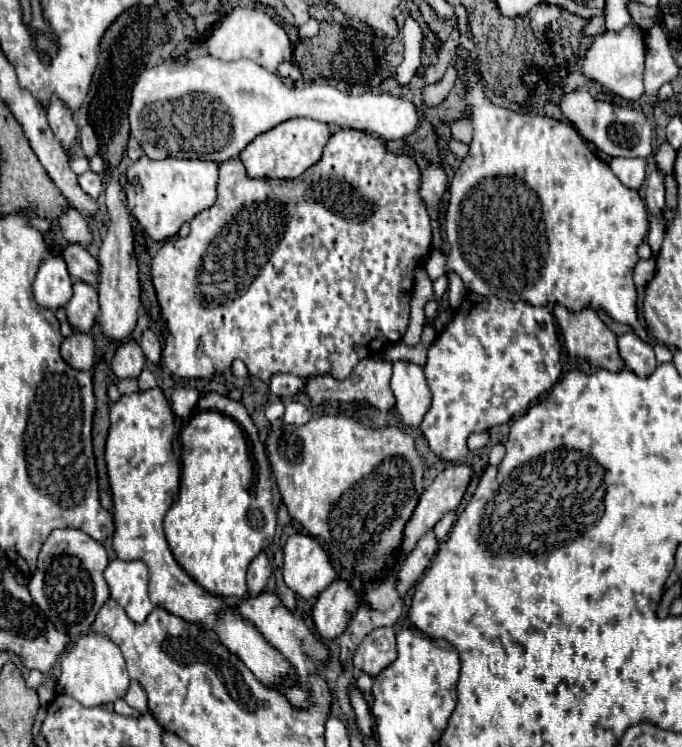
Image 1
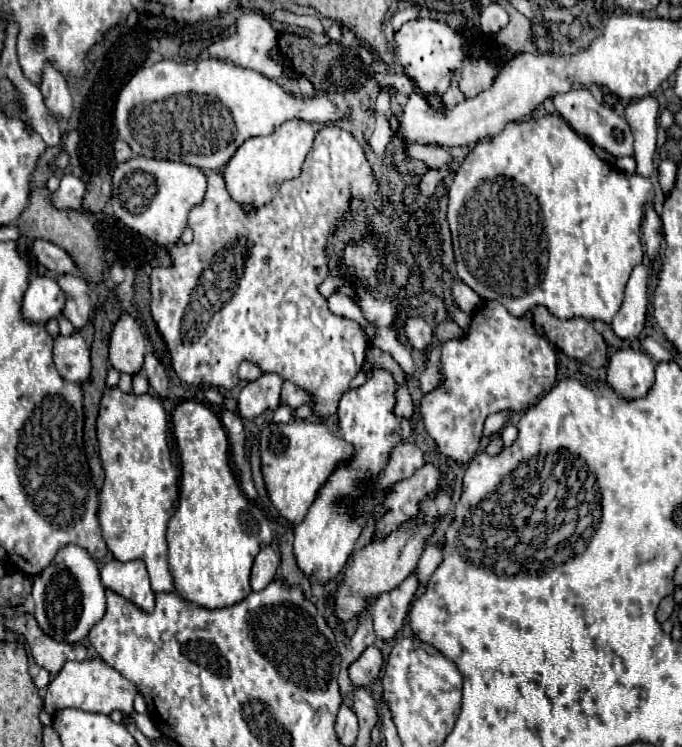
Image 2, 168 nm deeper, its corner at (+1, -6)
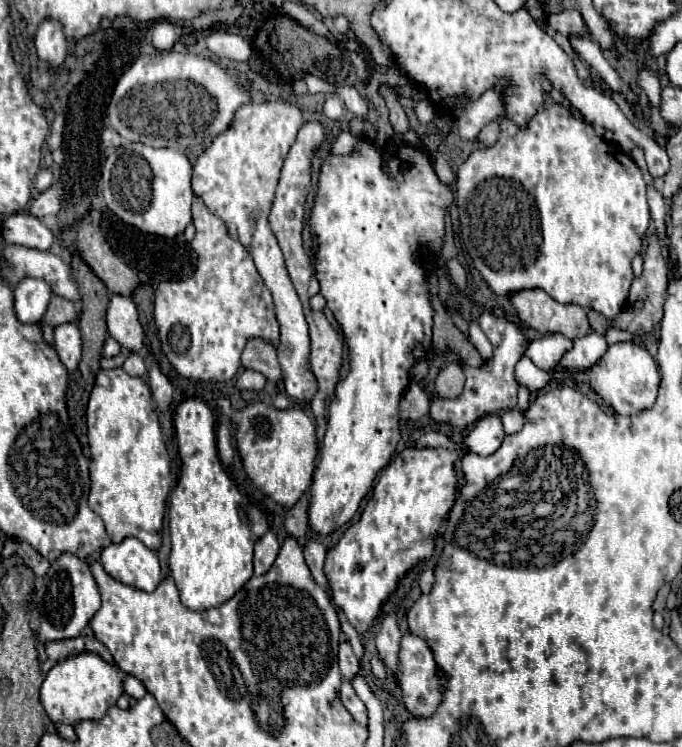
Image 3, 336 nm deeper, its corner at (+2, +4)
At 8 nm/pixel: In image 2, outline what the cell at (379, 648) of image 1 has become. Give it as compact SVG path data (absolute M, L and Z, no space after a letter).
M368 646L362 656L350 664L350 680L354 686L370 686L384 664L382 652L376 646Z

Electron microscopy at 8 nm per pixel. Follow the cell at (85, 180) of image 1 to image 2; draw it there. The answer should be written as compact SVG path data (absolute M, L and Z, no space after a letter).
M64 174L56 192L50 194L50 204L58 210L78 210L84 198L84 184L72 174Z

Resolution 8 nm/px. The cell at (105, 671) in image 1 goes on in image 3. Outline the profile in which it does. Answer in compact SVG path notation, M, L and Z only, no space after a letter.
M81 652L65 658L47 672L41 686L41 704L53 722L75 724L77 720L85 718L97 720L125 692L123 682L125 682L125 672L119 670L119 666L105 662L99 654Z

